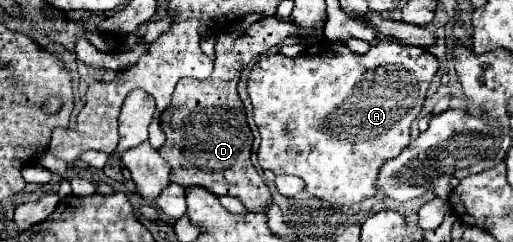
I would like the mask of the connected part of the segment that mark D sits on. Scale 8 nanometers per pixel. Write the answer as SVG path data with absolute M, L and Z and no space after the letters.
M261 18L261 20L253 22L251 26L247 26L245 30L237 30L237 28L225 30L217 36L217 42L215 42L217 58L215 58L213 74L207 80L181 78L177 82L169 108L159 116L161 128L167 134L167 142L159 150L159 154L171 164L171 176L169 176L171 182L175 182L183 188L201 186L201 188L213 192L215 196L229 194L229 196L239 198L249 212L261 212L261 214L267 212L267 208L271 206L271 192L251 164L253 134L245 120L245 106L237 94L237 84L239 84L241 72L249 66L249 62L257 62L263 54L275 52L287 36L297 36L297 32L299 32L299 28L295 28L293 22L287 22L283 18Z

